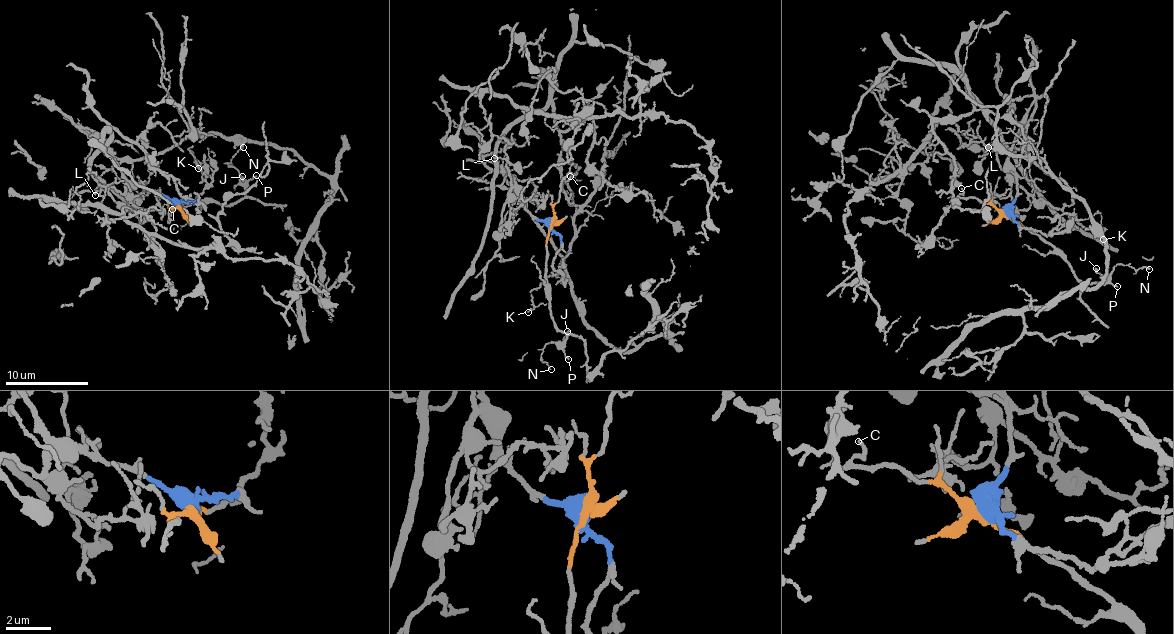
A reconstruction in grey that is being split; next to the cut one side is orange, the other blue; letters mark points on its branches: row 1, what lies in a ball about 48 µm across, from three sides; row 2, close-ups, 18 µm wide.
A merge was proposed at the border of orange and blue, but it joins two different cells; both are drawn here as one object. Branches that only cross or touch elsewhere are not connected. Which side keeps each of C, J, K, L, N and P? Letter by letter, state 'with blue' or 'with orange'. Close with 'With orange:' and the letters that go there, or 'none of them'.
C: with orange
J: with orange
K: with blue
L: with blue
N: with orange
P: with orange
With orange: C, J, N, P

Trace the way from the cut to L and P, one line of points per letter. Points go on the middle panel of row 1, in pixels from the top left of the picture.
L: (552, 223), (531, 217), (512, 185), (506, 161), (493, 158)
P: (552, 223), (546, 244), (547, 289), (555, 324), (566, 333), (563, 354), (568, 358)

